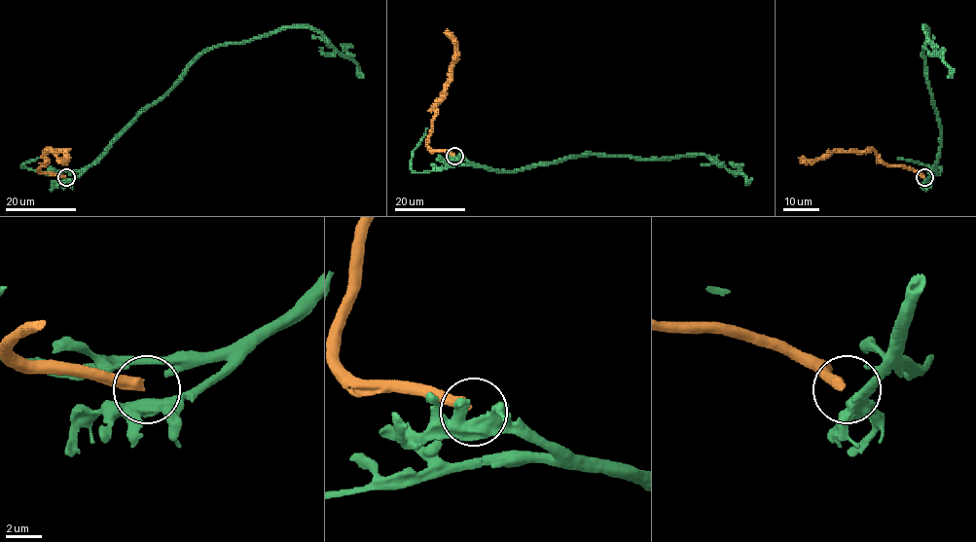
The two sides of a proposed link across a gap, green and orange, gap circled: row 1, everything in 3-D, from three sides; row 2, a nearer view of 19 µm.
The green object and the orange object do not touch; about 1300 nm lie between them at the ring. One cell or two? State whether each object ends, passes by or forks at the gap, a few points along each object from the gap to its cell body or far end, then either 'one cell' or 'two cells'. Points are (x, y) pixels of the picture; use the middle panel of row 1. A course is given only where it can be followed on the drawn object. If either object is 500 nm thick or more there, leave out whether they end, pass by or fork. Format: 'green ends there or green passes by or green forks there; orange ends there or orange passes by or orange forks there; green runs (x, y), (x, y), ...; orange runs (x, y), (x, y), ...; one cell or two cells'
green runs (455, 157), (490, 169), (521, 171), (586, 156), (666, 158), (704, 155), (714, 157), (728, 169), (751, 179); orange runs (454, 155), (433, 151), (428, 145), (434, 107), (446, 86), (454, 55), (454, 37), (447, 29); two cells

